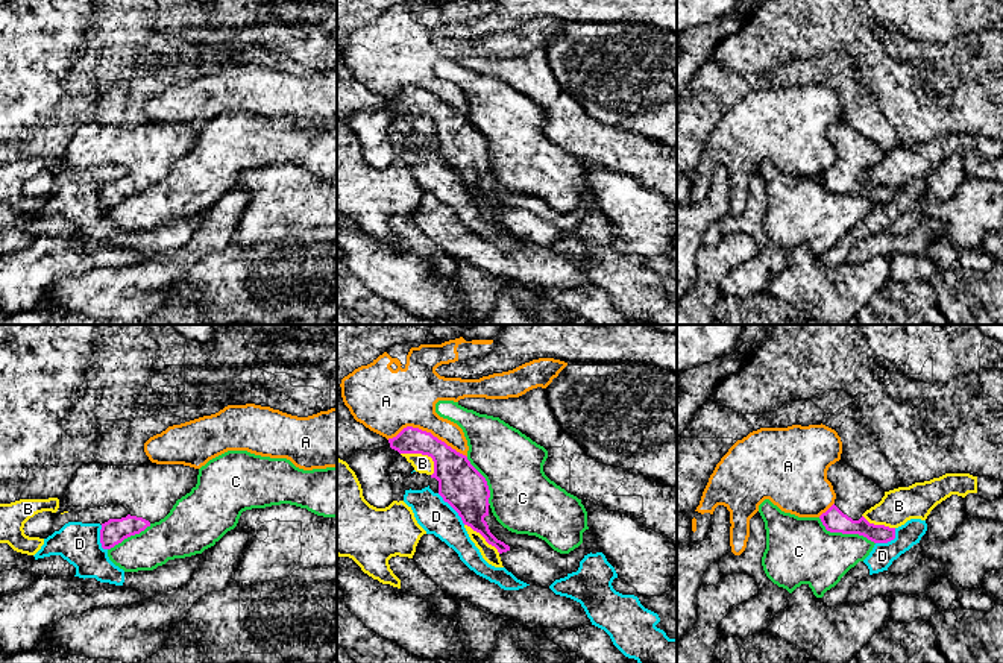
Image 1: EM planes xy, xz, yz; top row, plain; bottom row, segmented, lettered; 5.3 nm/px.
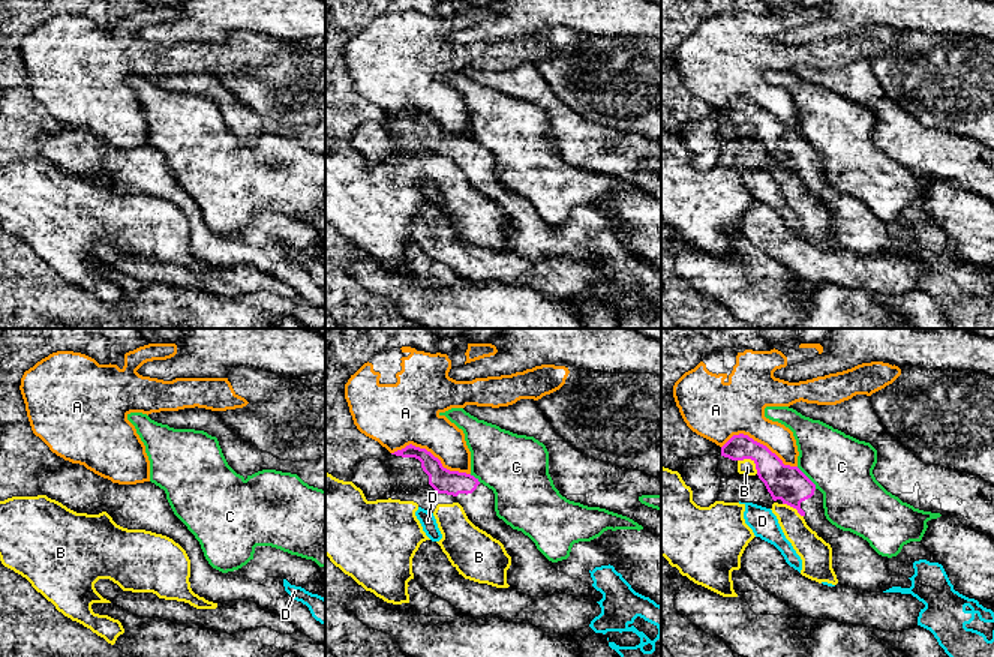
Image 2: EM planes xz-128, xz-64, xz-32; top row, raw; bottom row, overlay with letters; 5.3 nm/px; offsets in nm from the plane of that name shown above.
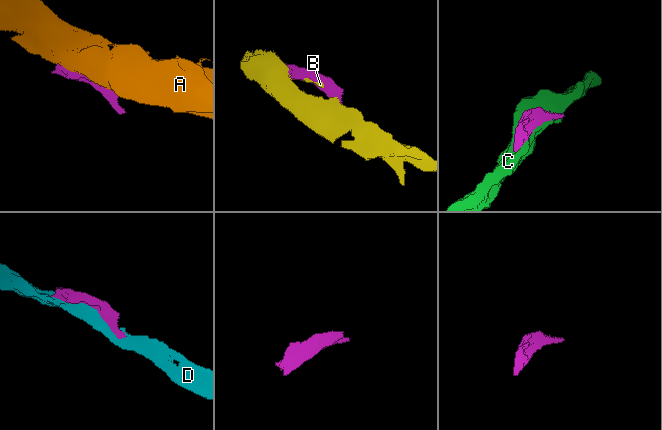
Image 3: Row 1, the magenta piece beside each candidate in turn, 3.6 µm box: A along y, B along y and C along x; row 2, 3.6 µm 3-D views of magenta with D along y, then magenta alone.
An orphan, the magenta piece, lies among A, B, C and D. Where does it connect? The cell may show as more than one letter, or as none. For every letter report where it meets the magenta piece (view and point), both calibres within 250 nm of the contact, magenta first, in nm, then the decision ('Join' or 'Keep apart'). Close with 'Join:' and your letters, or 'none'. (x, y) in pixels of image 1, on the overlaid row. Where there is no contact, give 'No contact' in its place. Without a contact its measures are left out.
A: Touches magenta at xz (425, 431). Thickness 190 nm (magenta) against 320 nm. Keep apart
B: Touches magenta at xz (424, 454). Thickness 240 nm (magenta) against 100 nm. Keep apart
C: Touches magenta at yz (845, 533). Thickness 120 nm (magenta) against 340 nm. Keep apart
D: Touches magenta at xz (452, 507). Thickness 240 nm (magenta) against 190 nm. Keep apart
Join: none

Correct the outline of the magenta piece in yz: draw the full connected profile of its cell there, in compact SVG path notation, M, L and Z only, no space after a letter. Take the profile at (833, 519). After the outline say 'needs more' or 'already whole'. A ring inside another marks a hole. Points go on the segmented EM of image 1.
M842 460L832 464L827 479L836 493L835 504L819 516L830 533L859 534L874 543L895 539L895 528L869 523L862 514L879 504L885 490Z | needs more

